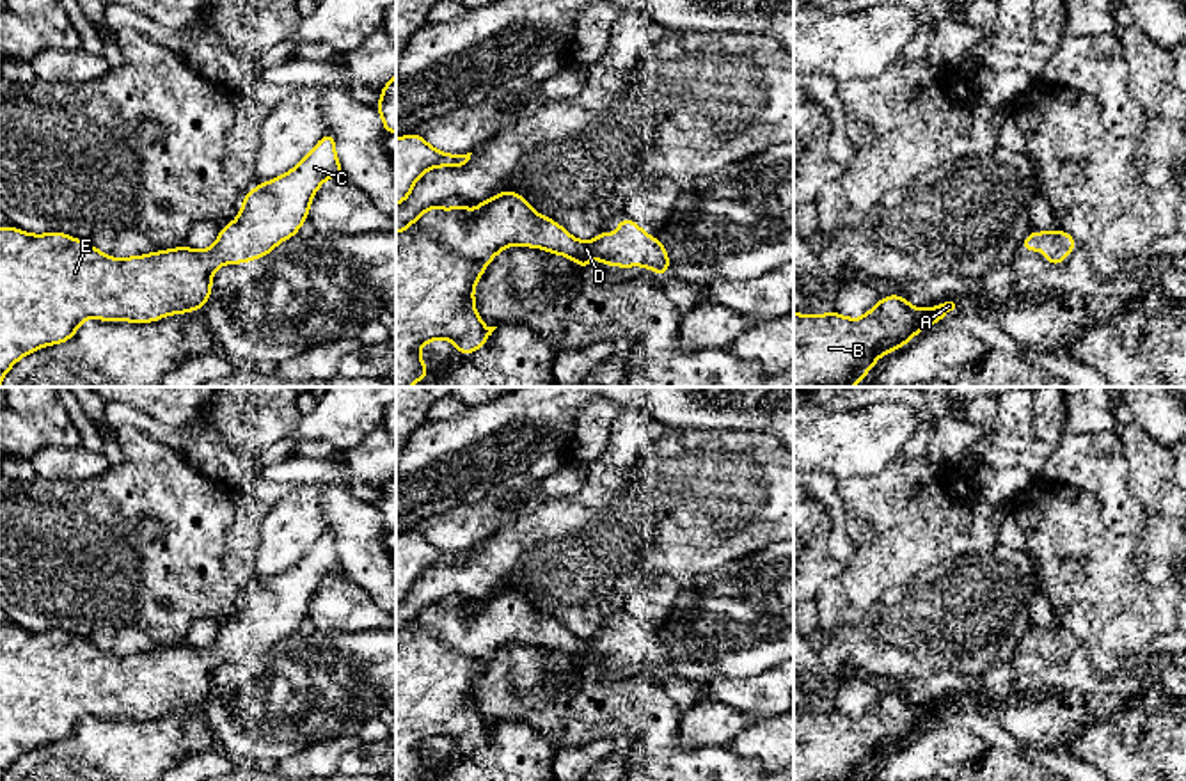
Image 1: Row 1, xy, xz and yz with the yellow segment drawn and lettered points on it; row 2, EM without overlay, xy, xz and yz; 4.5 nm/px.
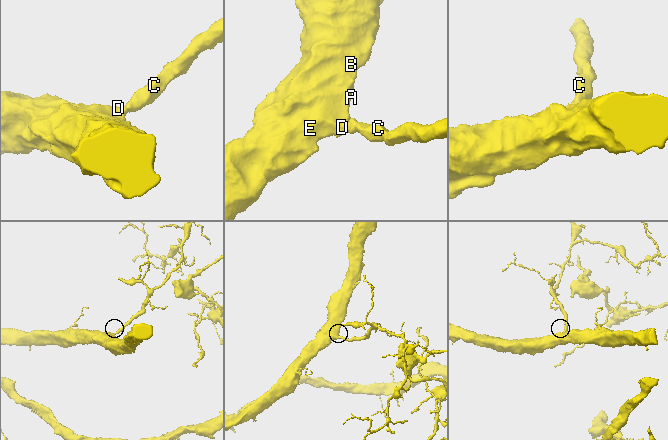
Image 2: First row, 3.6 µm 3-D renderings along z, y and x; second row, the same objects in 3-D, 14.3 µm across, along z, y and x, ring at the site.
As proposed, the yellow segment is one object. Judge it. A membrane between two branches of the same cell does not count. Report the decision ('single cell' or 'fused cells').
single cell

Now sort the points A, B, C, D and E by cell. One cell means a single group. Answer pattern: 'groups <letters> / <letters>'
groups A B C D E

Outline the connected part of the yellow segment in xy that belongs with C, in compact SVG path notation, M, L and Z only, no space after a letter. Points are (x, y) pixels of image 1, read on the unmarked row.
M332 529L296 564L245 591L236 618L220 625L215 643L204 648L183 643L117 657L60 628L28 632L14 623L0 627L0 781L21 754L73 737L83 717L142 722L202 706L213 689L211 673L222 662L265 655L298 632L314 591L328 575L346 575L336 554Z

